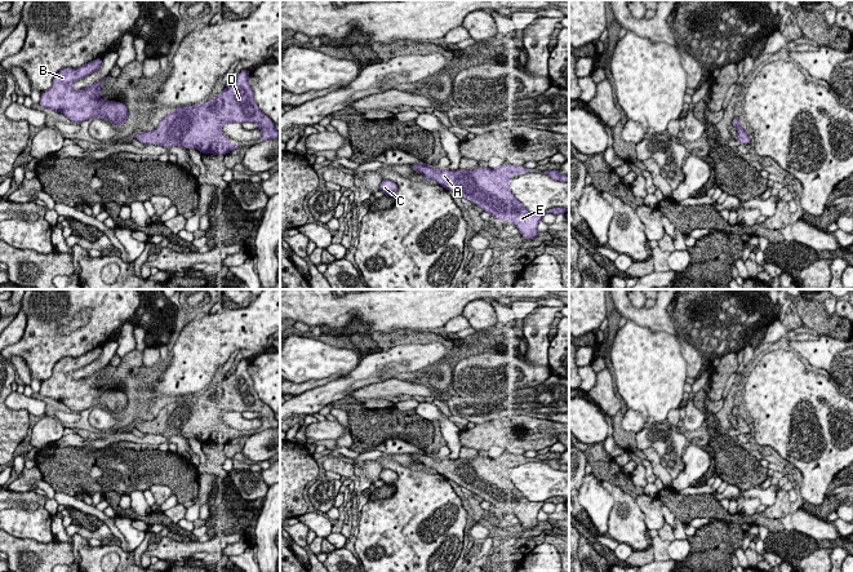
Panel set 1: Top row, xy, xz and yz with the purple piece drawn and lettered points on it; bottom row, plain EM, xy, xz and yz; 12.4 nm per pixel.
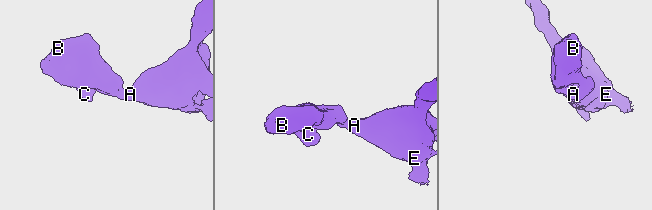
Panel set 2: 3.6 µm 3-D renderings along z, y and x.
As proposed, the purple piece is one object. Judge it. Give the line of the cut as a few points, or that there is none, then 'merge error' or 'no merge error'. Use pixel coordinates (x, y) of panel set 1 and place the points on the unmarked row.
cut none; no merge error

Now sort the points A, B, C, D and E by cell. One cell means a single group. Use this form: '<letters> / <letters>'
A B C D E

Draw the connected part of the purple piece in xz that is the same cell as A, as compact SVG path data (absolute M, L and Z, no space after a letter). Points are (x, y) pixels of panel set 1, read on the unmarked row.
M425 451L410 453L412 458L423 464L423 469L434 469L444 478L476 493L494 507L511 510L524 528L533 529L537 523L538 511L546 502L565 504L568 498L551 497L542 502L529 501L508 478L508 471L520 461L530 461L525 456L503 453L497 458L477 456L474 460L437 460Z

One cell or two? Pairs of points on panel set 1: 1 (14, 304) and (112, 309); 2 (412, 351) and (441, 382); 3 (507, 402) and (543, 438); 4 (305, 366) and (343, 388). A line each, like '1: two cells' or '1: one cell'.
1: two cells
2: two cells
3: two cells
4: two cells

